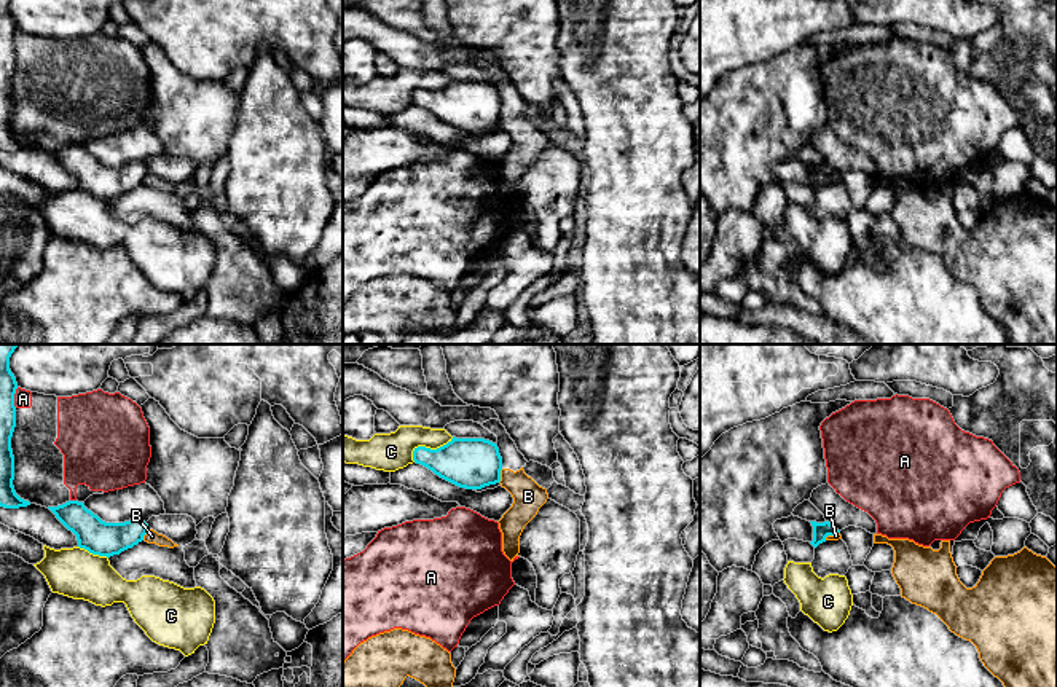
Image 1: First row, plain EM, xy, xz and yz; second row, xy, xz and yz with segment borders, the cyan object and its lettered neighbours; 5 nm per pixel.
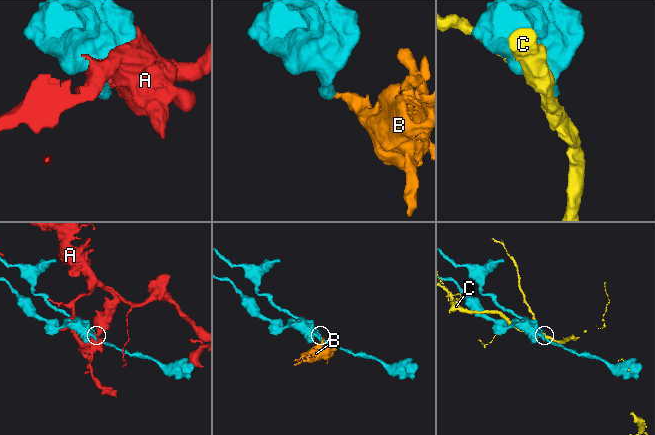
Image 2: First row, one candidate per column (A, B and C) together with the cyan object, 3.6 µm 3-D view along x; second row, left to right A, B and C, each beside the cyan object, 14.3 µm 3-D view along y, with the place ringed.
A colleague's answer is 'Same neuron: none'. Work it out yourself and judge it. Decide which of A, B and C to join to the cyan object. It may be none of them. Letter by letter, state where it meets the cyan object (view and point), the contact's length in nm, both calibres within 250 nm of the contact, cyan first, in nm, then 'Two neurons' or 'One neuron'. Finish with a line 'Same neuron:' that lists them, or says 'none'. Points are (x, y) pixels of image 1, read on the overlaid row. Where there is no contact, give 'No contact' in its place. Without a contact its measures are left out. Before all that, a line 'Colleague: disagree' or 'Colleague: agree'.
Colleague: agree
A: Touches cyan at xy (13, 397). Shared border 110 nm. Thickness 90 nm (cyan) against 100 nm. Two neurons
B: Touches cyan at xz (499, 475). Shared border 80 nm. Thickness 260 nm (cyan) against 160 nm. Two neurons
C: Touches cyan at xz (429, 448). Shared border 240 nm. Thickness 260 nm (cyan) against 190 nm. Two neurons
Same neuron: none

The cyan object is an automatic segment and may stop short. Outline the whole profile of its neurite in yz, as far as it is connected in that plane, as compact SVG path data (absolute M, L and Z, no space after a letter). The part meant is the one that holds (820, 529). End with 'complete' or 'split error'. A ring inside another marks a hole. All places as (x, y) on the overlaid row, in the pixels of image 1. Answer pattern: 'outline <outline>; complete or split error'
outline M810 521L813 526L813 540L810 542L815 548L826 542L827 536L834 536L835 532L840 532L834 524L831 524L829 521L824 523L816 523L816 521Z; complete

